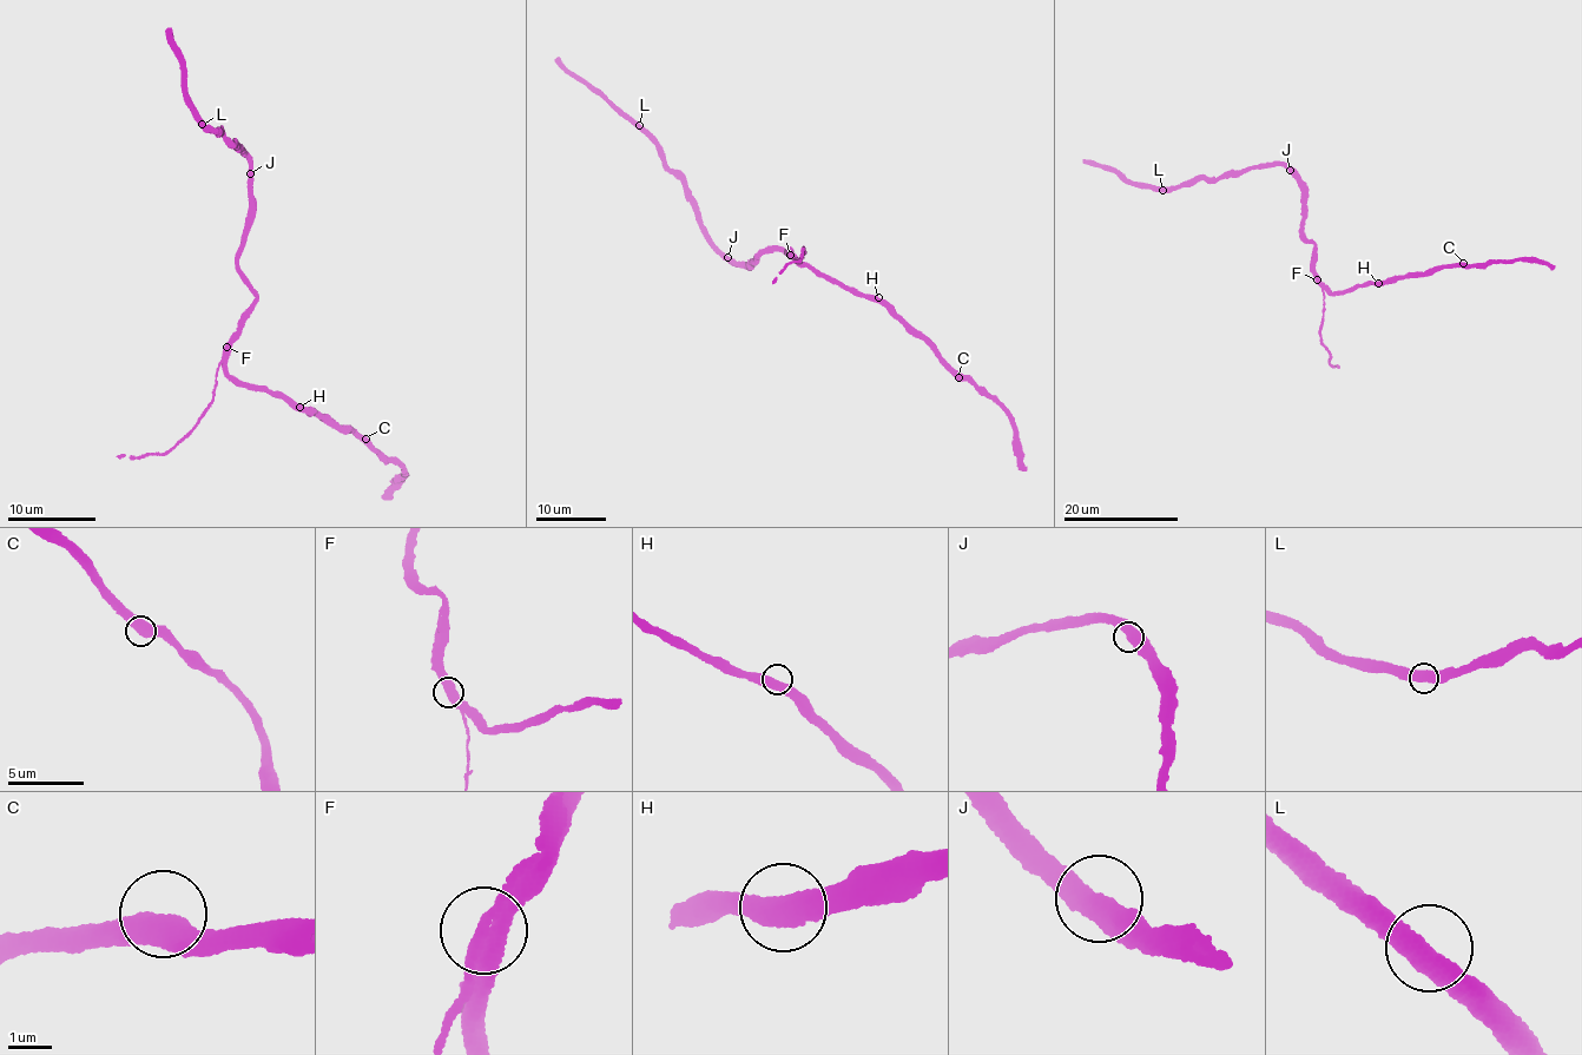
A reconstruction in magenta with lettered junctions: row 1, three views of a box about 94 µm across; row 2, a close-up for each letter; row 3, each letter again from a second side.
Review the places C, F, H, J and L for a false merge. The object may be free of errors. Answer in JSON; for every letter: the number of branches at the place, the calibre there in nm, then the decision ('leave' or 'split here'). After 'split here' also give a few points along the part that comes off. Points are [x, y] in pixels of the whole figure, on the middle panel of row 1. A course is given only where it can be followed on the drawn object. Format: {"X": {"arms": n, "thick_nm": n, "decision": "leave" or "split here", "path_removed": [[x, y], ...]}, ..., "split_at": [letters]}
{"C": {"arms": 2, "thick_nm": 550, "decision": "leave"}, "F": {"arms": 2, "thick_nm": 550, "decision": "leave"}, "H": {"arms": 2, "thick_nm": 500, "decision": "leave"}, "J": {"arms": 2, "thick_nm": 500, "decision": "leave"}, "L": {"arms": 2, "thick_nm": 500, "decision": "leave"}, "split_at": []}

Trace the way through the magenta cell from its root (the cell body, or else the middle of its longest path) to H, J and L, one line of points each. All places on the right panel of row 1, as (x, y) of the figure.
H: (1314, 245), (1317, 278), (1331, 292), (1378, 283)
J: (1314, 245), (1302, 229), (1302, 179), (1290, 170)
L: (1314, 245), (1302, 229), (1302, 179), (1281, 165), (1247, 166), (1227, 171), (1218, 179), (1188, 179), (1162, 190)

